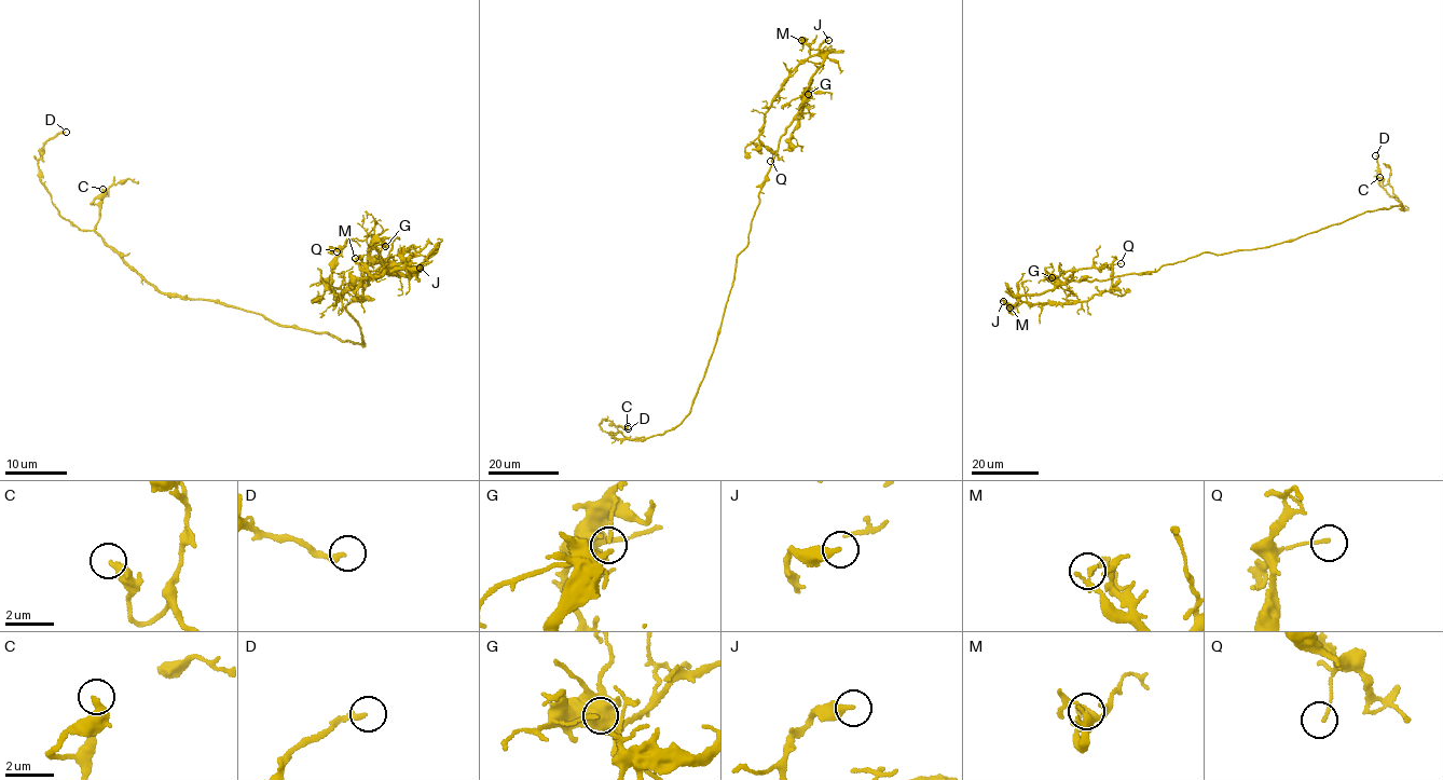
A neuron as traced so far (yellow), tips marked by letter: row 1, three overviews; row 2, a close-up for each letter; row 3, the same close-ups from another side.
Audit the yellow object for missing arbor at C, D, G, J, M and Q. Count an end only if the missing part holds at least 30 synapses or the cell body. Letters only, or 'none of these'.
J

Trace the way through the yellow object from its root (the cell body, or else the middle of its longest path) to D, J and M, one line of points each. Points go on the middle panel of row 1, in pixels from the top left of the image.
D: (734, 271), (717, 341), (689, 412), (677, 425), (643, 439), (618, 440), (599, 425), (603, 419), (628, 428)
J: (734, 271), (737, 256), (746, 246), (759, 190), (779, 140), (798, 112), (821, 65), (819, 44), (828, 40)
M: (734, 271), (737, 256), (746, 246), (759, 190), (779, 140), (798, 112), (823, 60), (810, 54), (801, 40)

